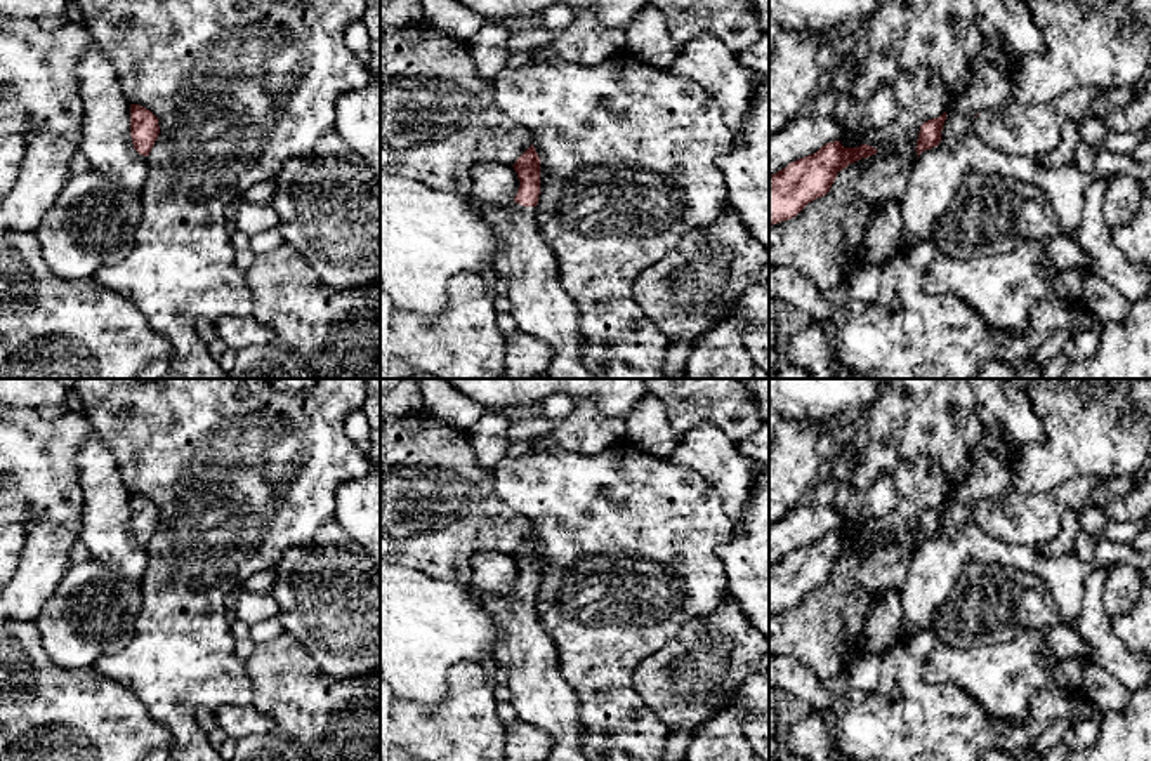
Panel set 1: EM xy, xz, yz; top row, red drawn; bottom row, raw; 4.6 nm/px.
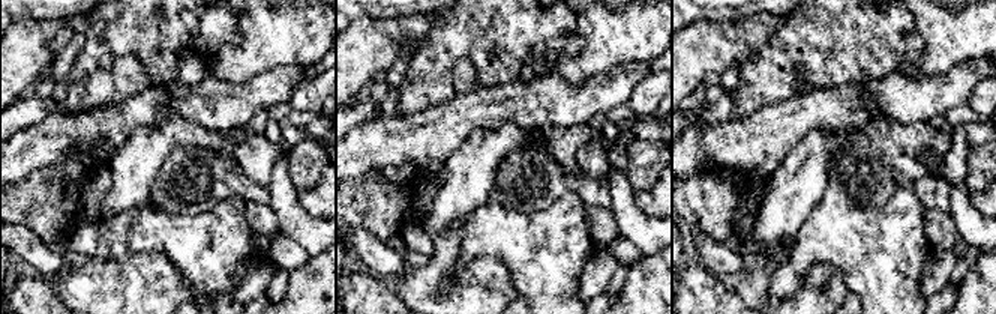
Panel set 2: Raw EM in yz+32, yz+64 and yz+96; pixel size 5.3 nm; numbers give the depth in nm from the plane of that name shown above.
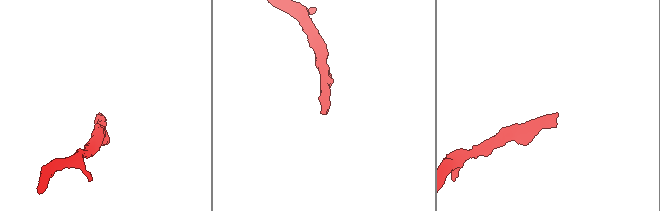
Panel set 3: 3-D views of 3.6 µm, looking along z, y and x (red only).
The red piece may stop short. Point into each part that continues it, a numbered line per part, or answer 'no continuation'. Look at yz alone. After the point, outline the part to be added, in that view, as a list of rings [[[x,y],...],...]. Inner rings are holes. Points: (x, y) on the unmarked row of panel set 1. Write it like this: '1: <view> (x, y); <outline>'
1: yz (1032, 520); [[[1083,476],[1047,492],[1007,492],[984,499],[974,507],[976,525],[990,537],[1007,546],[1038,549],[1061,530],[1062,514],[1073,509],[1078,516],[1085,506],[1099,507],[1094,485],[1106,478]]]

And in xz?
1: xz (540, 695); [[[469,592],[500,632],[493,658],[509,676],[517,719],[552,738],[545,761],[589,761],[582,751],[580,702],[559,671],[557,648],[542,627],[536,596]]]

